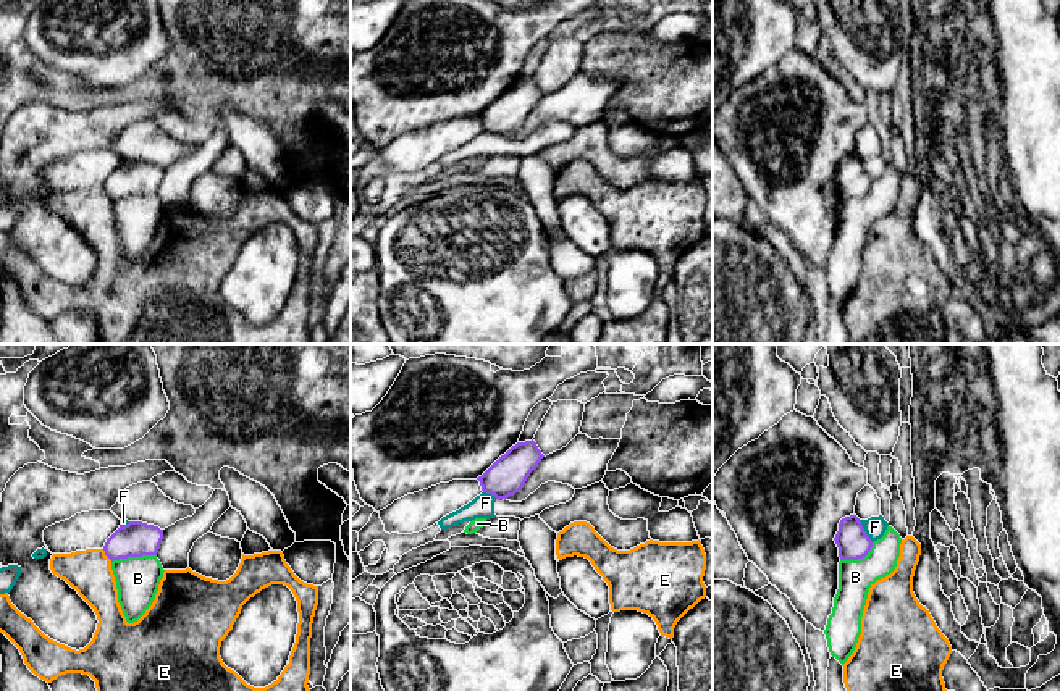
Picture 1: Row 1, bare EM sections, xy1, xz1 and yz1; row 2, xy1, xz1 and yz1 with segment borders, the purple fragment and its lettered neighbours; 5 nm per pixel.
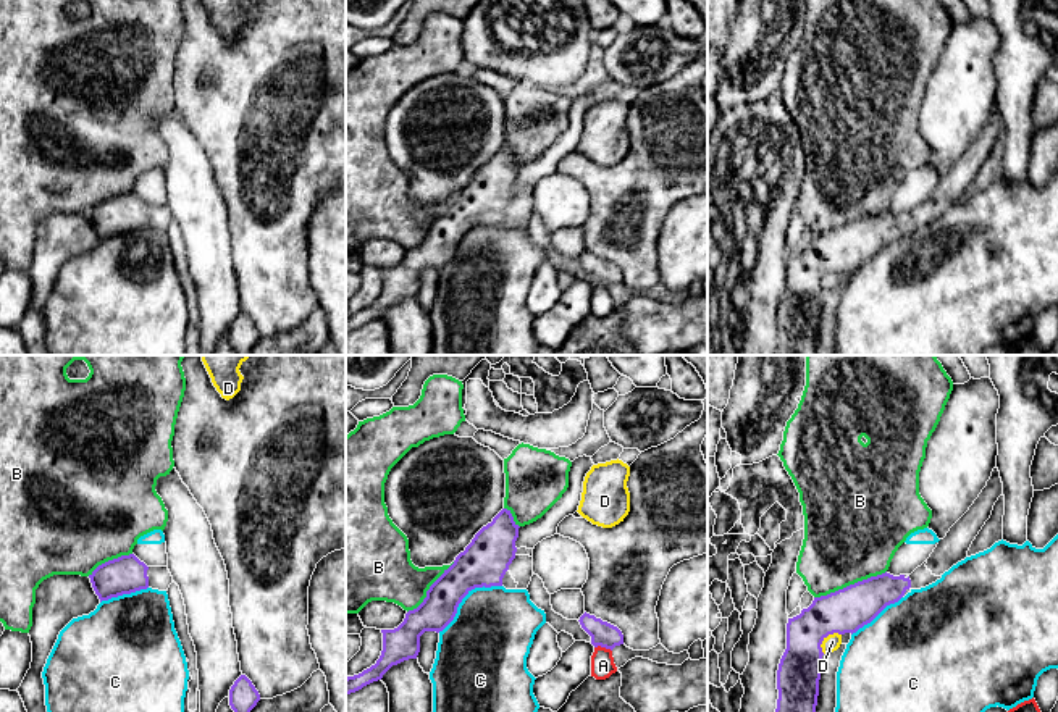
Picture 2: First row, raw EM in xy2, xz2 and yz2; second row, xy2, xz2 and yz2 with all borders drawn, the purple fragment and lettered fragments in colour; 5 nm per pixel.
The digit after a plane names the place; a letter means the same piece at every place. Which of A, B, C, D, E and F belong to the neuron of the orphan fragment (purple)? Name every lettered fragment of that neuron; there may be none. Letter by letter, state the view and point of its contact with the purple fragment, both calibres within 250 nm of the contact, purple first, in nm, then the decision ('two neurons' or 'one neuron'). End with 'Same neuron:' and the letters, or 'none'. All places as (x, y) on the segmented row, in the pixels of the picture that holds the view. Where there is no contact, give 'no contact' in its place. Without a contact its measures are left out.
A: contact xz2 (603, 646); calibres 120 and 120 nm; two neurons
B: contact yz2 (850, 585); calibres 220 and 460 nm; two neurons
C: contact xz2 (464, 596); calibres 240 and 420 nm; two neurons
D: contact yz2 (826, 636); calibres 220 and 80 nm; two neurons
E: contact xy1 (107, 556); calibres 180 and 220 nm; two neurons
F: contact yz1 (865, 531); calibres 160 and 110 nm; two neurons
Same neuron: none

